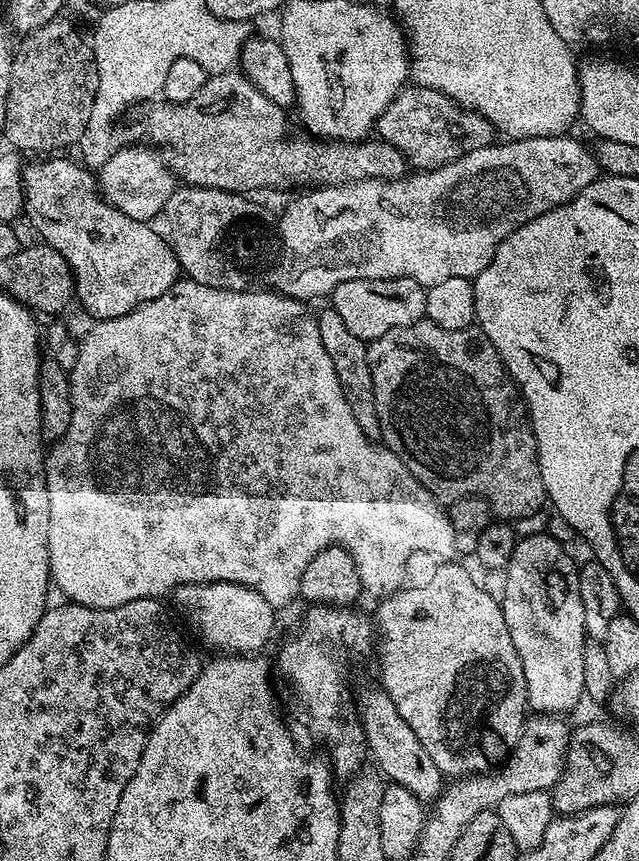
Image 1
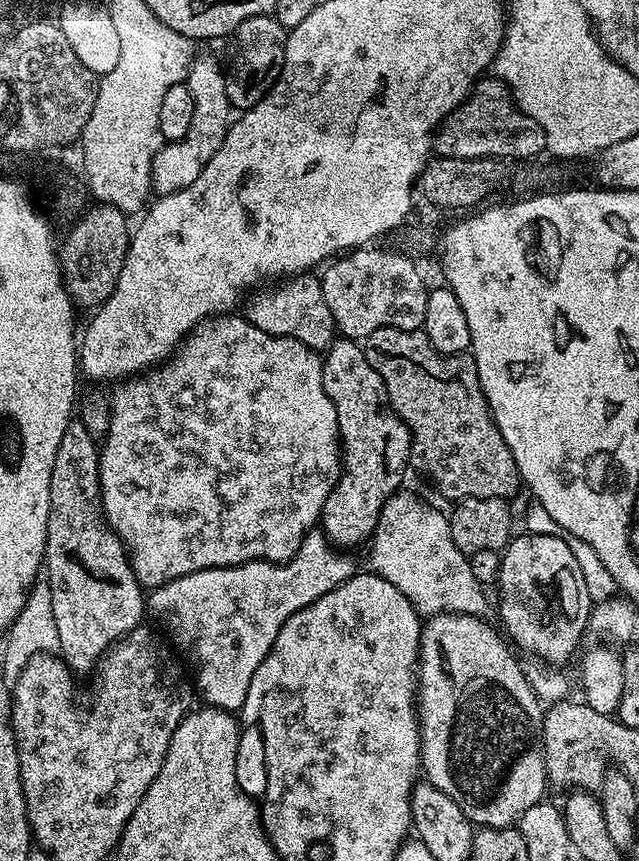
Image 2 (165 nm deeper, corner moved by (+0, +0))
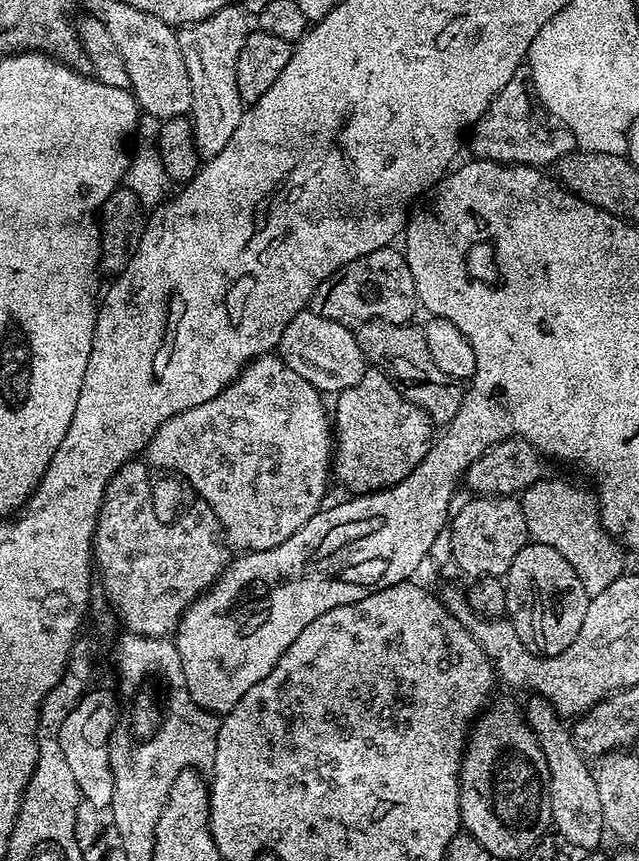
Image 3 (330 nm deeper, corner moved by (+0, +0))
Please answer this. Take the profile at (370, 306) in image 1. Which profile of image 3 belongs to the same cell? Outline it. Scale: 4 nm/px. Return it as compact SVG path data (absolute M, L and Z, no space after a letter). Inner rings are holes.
M389 246L362 254L362 258L354 258L354 262L330 274L330 278L326 278L318 290L314 290L311 311L327 320L349 326L359 326L371 320L408 324L411 316L418 312L414 278L410 274L410 266L404 260L403 251L396 249L395 252L394 249Z

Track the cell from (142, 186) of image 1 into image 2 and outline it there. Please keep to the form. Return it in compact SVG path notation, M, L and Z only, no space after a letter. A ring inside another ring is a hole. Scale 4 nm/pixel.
M200 54L193 59L191 67L188 69L186 83L188 89L194 94L194 122L190 126L186 138L165 143L153 159L152 187L160 196L165 196L190 186L190 182L194 182L194 178L198 178L198 174L202 174L206 162L210 162L210 158L214 158L218 146L224 141L224 136L228 132L230 123L230 115L228 116L230 114L230 107L226 96L225 73L222 64L220 66L219 62L212 56L201 56Z

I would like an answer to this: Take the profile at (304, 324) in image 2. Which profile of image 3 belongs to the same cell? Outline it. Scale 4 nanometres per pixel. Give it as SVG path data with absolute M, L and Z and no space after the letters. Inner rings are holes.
M311 310L299 312L290 326L282 330L278 355L287 368L298 374L298 378L304 378L322 394L350 390L350 386L357 384L366 371L366 361L355 331L347 324L327 320Z

